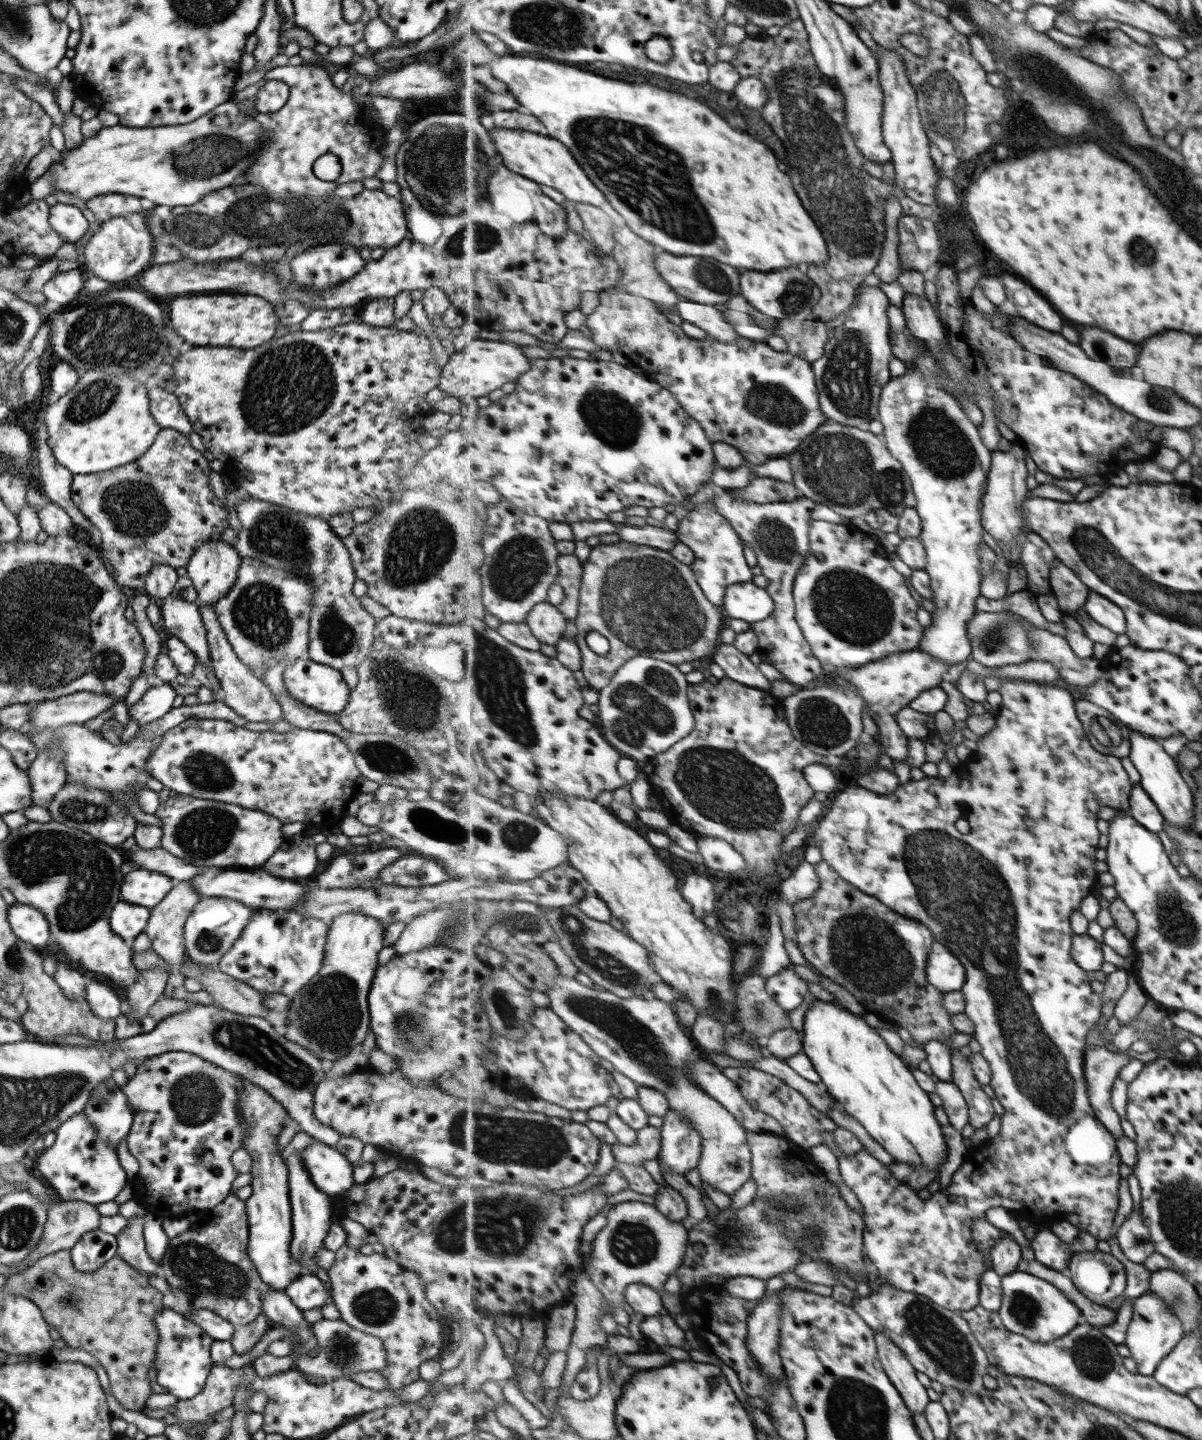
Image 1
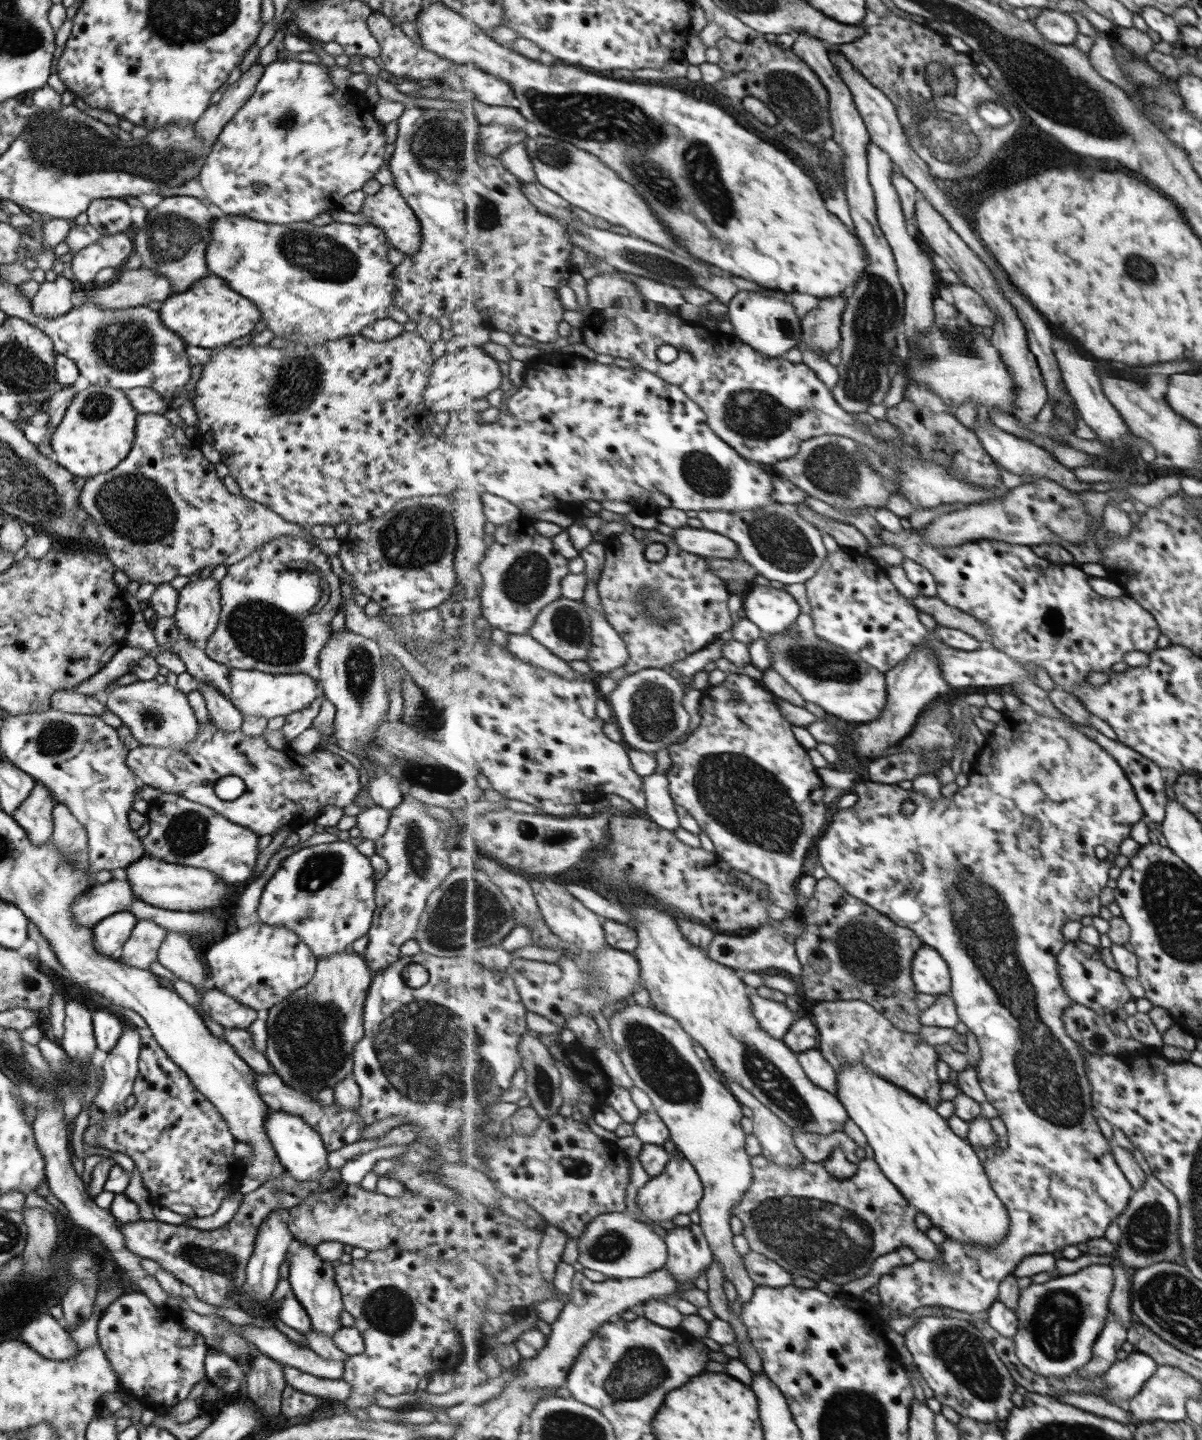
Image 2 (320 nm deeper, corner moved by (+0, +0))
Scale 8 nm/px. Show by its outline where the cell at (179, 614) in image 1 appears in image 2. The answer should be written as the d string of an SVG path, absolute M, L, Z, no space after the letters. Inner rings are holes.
M199 683L197 690L203 695L213 725L225 732L235 732L240 729L242 715L231 705L231 702L225 699L225 696L213 687L209 687L207 683Z

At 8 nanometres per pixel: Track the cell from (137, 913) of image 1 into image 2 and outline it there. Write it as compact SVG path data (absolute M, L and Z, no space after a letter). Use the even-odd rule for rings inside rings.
M126 910L107 915L91 927L92 947L101 955L115 956L136 922L136 918Z

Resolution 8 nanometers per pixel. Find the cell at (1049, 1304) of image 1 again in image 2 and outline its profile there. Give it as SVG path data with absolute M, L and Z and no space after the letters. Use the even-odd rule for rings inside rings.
M1093 1264L1077 1274L1057 1276L1045 1284L1030 1284L1021 1290L1016 1313L1020 1322L1015 1335L1019 1360L1045 1376L1069 1376L1094 1357L1097 1339L1108 1323L1116 1276L1113 1265Z

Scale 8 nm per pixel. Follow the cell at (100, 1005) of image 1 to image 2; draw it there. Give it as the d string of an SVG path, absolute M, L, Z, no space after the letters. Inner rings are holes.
M93 1007L92 1010L92 1031L96 1047L99 1050L104 1050L108 1053L117 1042L117 1039L122 1035L121 1024L118 1015L101 1009Z

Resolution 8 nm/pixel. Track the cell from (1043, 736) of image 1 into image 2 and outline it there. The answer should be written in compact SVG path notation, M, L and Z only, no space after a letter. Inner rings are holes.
M1024 703L1016 711L1005 709L1002 713L1003 721L994 726L993 732L987 737L985 746L980 749L983 754L979 754L979 758L991 756L985 760L985 772L983 774L981 772L970 773L969 783L958 789L952 797L942 796L939 800L933 800L932 797L925 796L924 793L917 792L913 788L904 790L897 784L883 784L871 780L857 782L854 786L854 792L858 797L855 805L835 812L829 829L817 844L819 864L827 872L827 876L836 880L859 900L864 900L879 912L892 917L897 924L913 929L924 944L932 946L947 961L952 973L952 995L957 1003L960 1020L970 1032L975 1034L980 1047L980 1060L977 1065L978 1082L984 1091L986 1100L997 1110L998 1116L1008 1130L1007 1146L1002 1148L1000 1154L994 1156L991 1161L984 1160L983 1166L997 1196L1008 1208L1009 1218L1011 1218L1009 1235L996 1248L984 1248L972 1242L961 1242L945 1236L945 1240L937 1245L942 1252L942 1260L917 1258L909 1265L895 1267L890 1273L882 1275L877 1284L880 1301L889 1305L891 1309L907 1315L917 1308L934 1306L969 1314L985 1313L998 1300L1001 1281L1010 1274L1014 1274L1024 1258L1037 1253L1060 1252L1065 1246L1071 1246L1071 1244L1076 1245L1081 1242L1087 1244L1095 1238L1104 1238L1109 1224L1115 1223L1124 1215L1133 1197L1133 1186L1129 1184L1129 1180L1119 1168L1114 1156L1114 1145L1109 1145L1107 1138L1101 1134L1101 1128L1093 1116L1094 1091L1088 1077L1083 1052L1079 1050L1079 1045L1075 1045L1075 1040L1068 1035L1063 1022L1063 1011L1075 1002L1065 990L1063 977L1060 976L1059 958L1064 945L1068 943L1063 936L1063 926L1071 920L1081 920L1083 916L1101 916L1101 890L1111 880L1109 872L1115 866L1117 856L1121 854L1123 840L1129 838L1129 828L1141 820L1144 810L1141 810L1135 790L1129 782L1128 773L1125 772L1120 762L1115 757L1111 757L1096 741L1085 736L1077 724L1073 725L1070 721L1043 716ZM907 800L916 806L915 812L910 816L905 816L901 812ZM1097 846L1104 846L1109 852L1102 860L1095 856ZM1003 1020L1017 1020L1021 1035L1019 1036L1017 1032L1013 1036L1011 1030L1003 1030Z

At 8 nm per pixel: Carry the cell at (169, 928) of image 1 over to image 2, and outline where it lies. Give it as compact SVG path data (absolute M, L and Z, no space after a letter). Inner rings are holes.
M138 920L116 957L125 965L148 970L148 966L156 960L157 949L165 931L151 920Z

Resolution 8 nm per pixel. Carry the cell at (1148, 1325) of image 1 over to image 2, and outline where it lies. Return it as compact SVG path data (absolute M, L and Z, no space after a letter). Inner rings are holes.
M1132 1351L1125 1359L1117 1361L1107 1372L1108 1395L1104 1398L1111 1404L1117 1405L1120 1400L1129 1400L1135 1396L1144 1382L1155 1372L1157 1365L1155 1361L1144 1352Z

